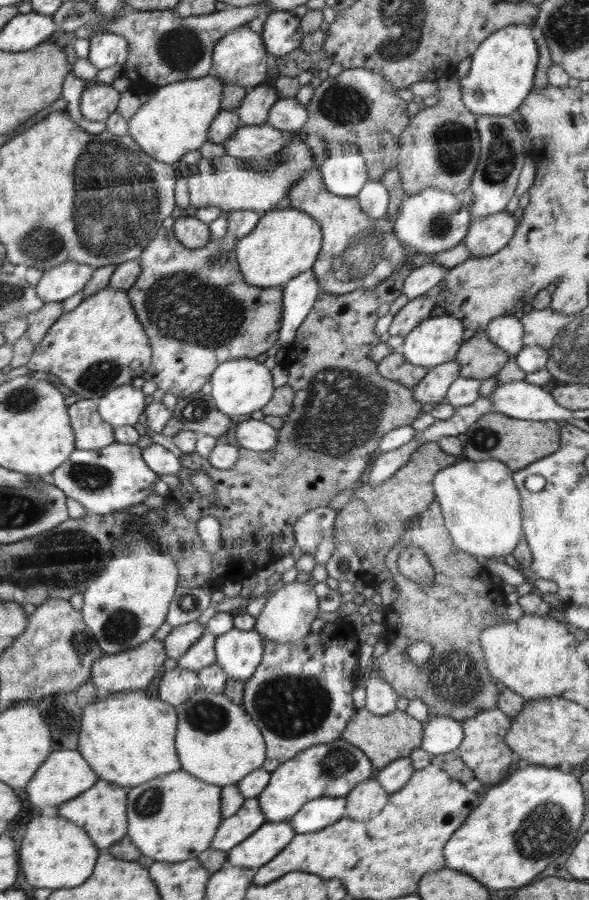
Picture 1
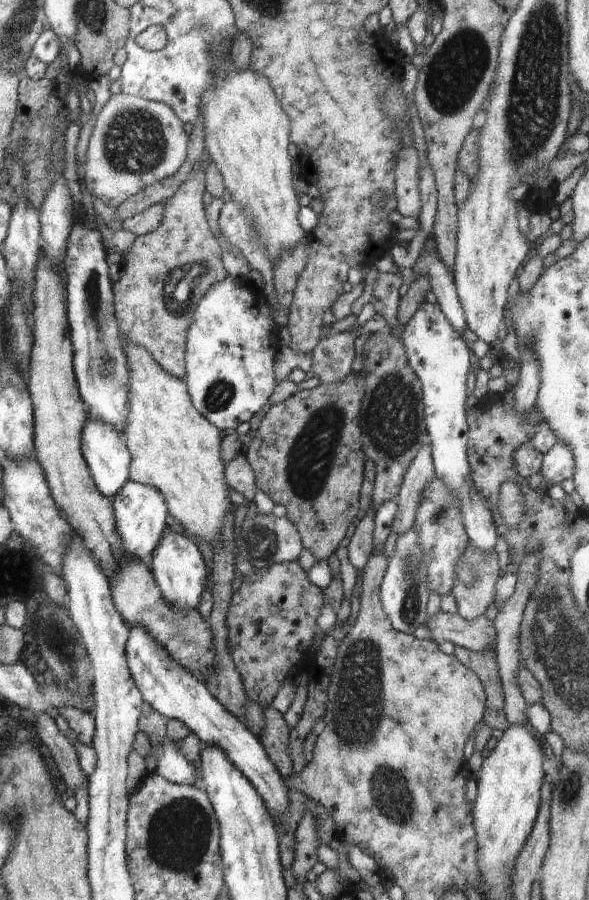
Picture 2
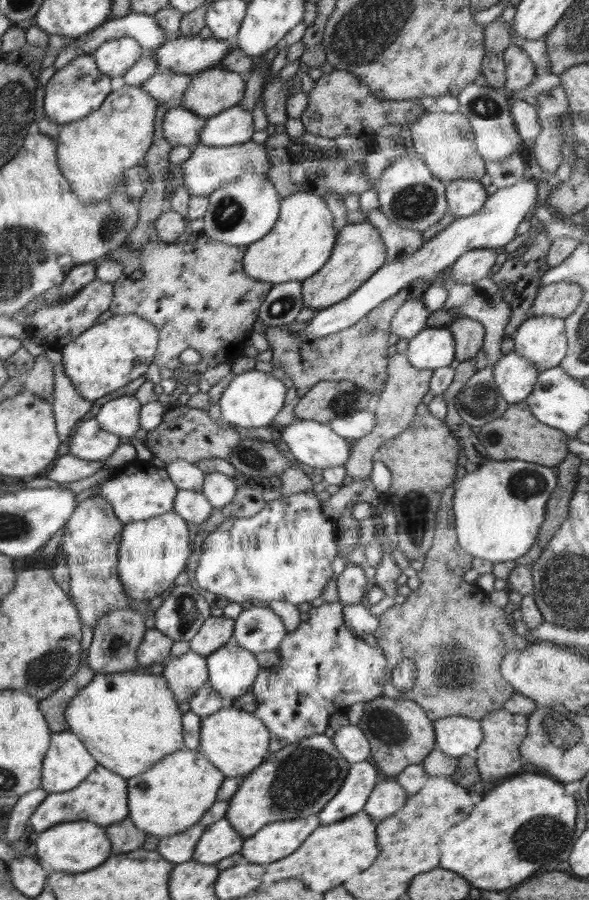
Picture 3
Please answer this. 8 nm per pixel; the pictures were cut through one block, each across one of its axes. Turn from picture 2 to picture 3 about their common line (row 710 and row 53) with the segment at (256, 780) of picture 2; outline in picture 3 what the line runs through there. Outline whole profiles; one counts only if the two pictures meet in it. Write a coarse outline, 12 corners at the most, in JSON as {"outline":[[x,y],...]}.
{"outline":[[173,34],[154,50],[161,70],[219,66],[229,39]]}

